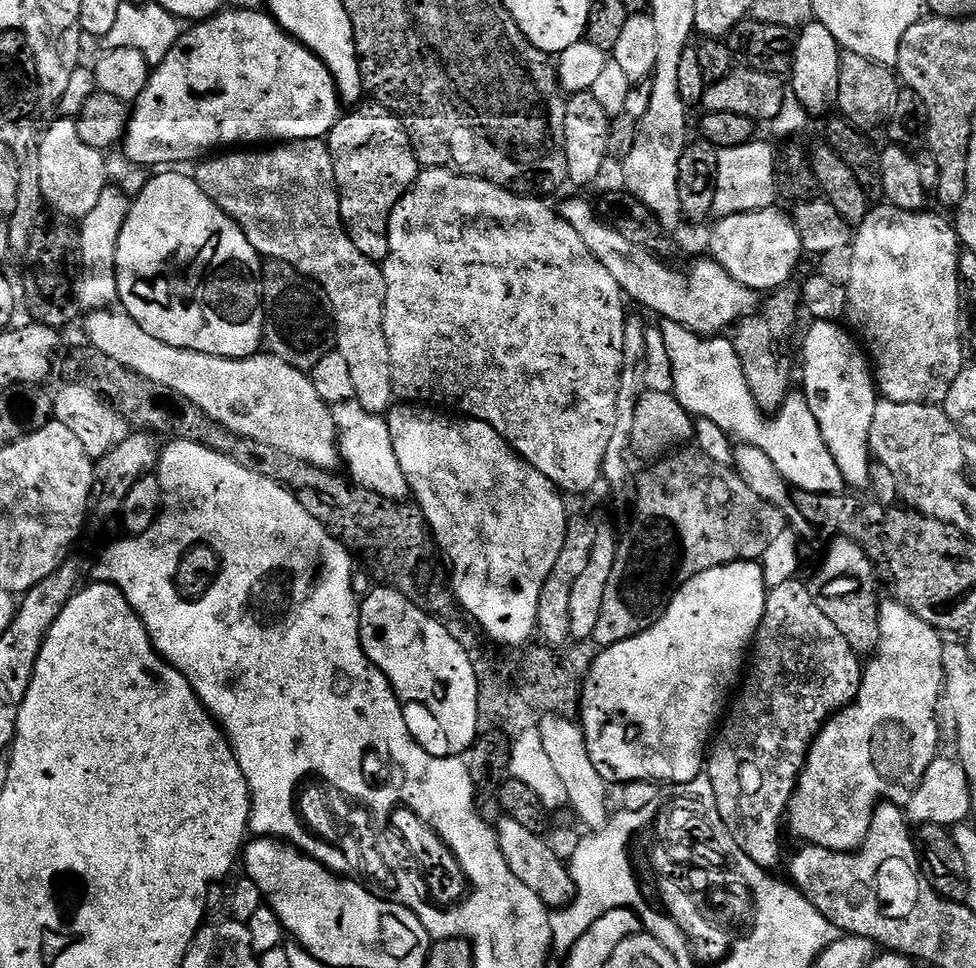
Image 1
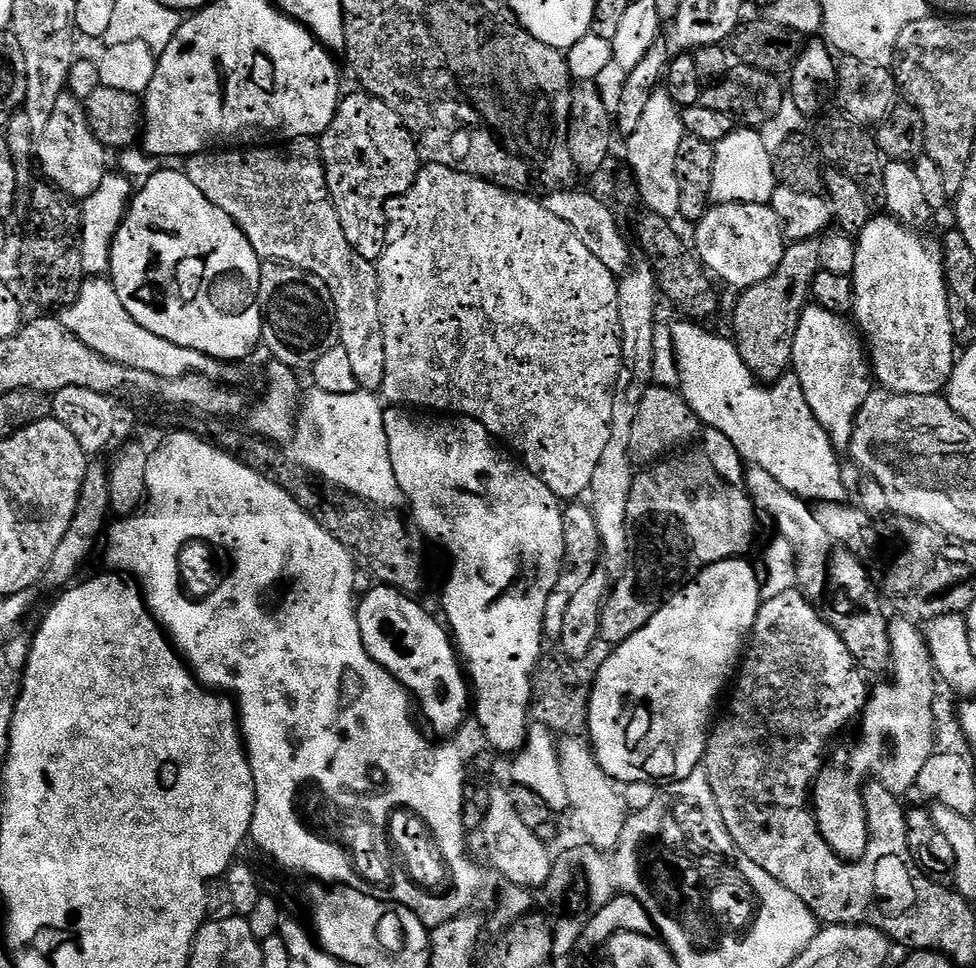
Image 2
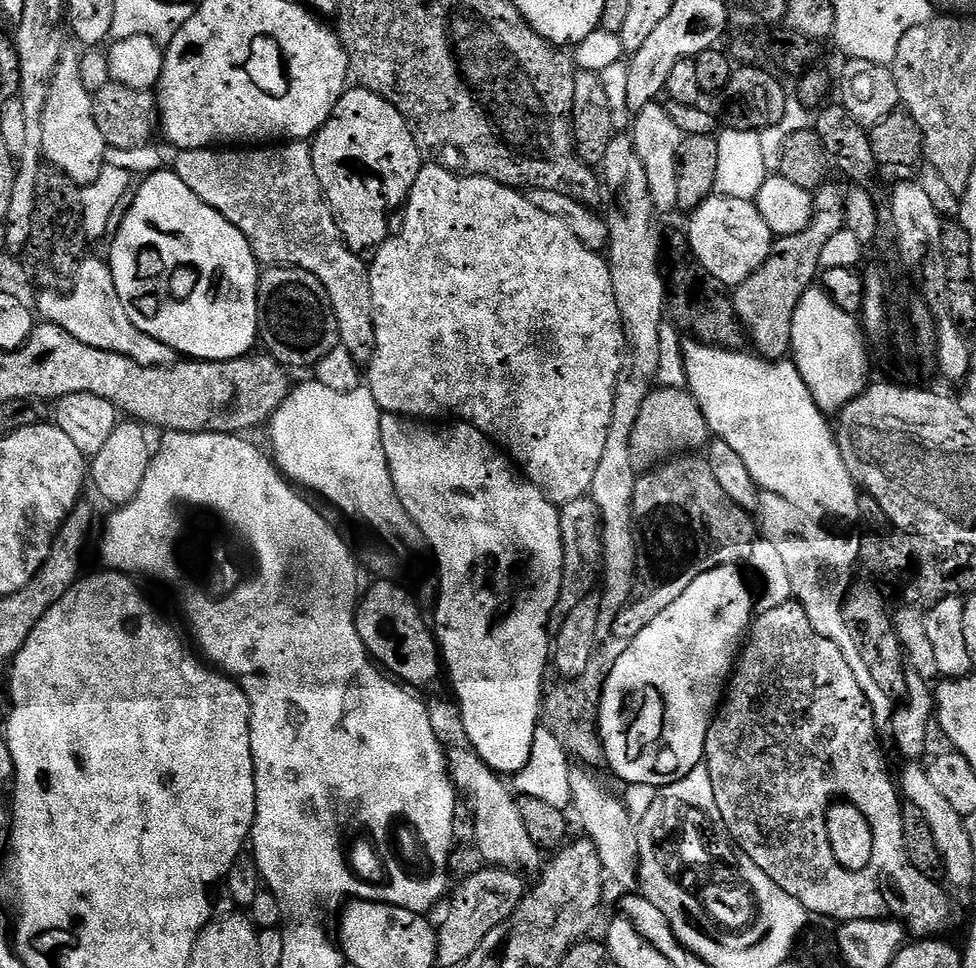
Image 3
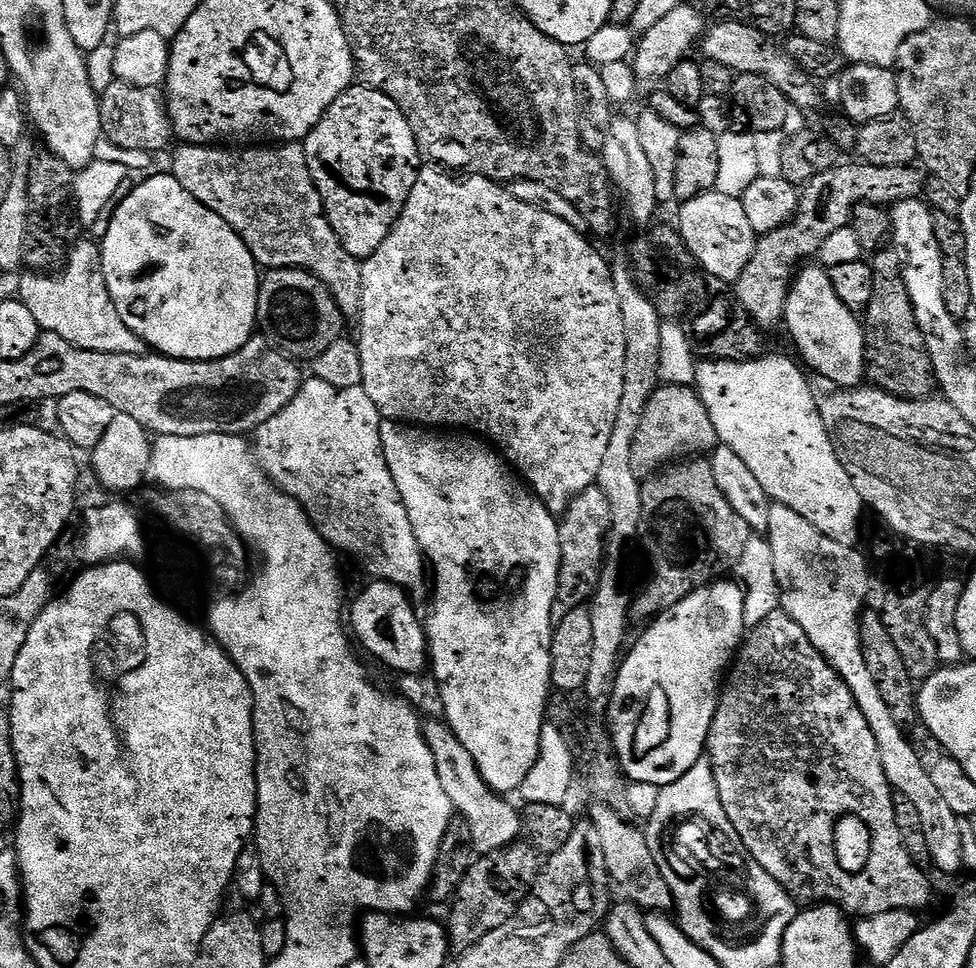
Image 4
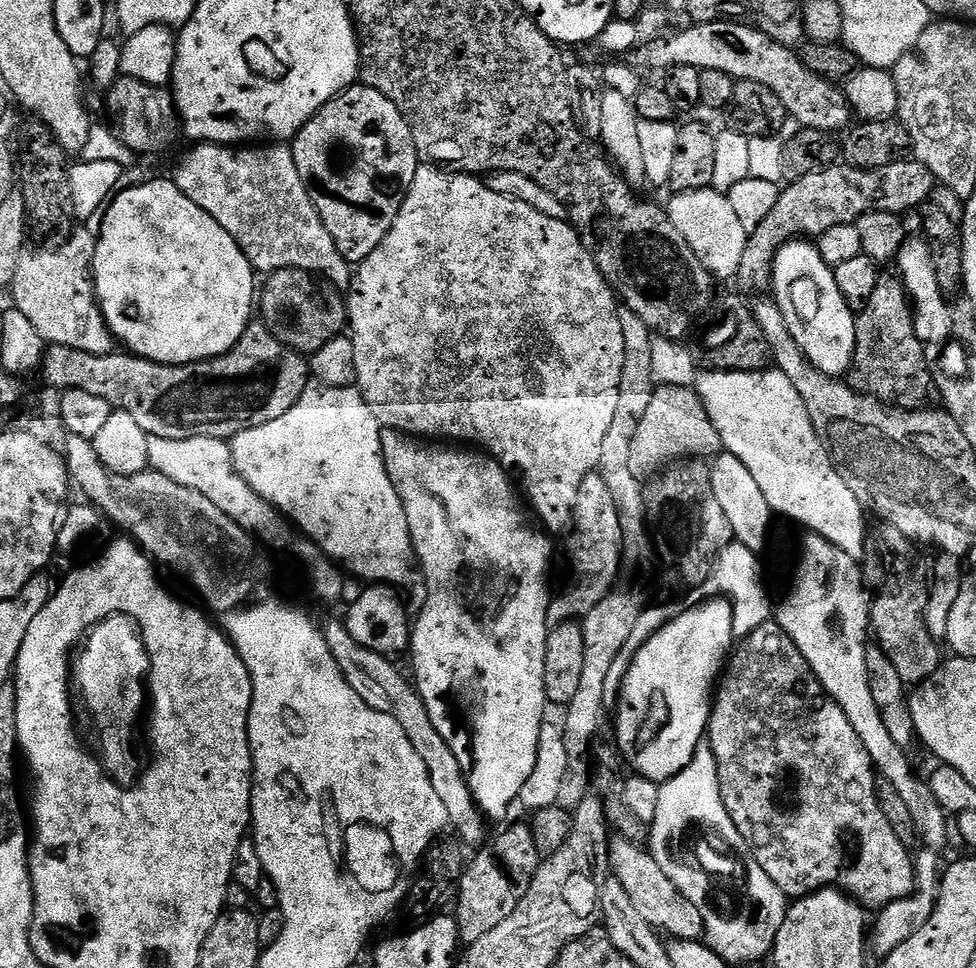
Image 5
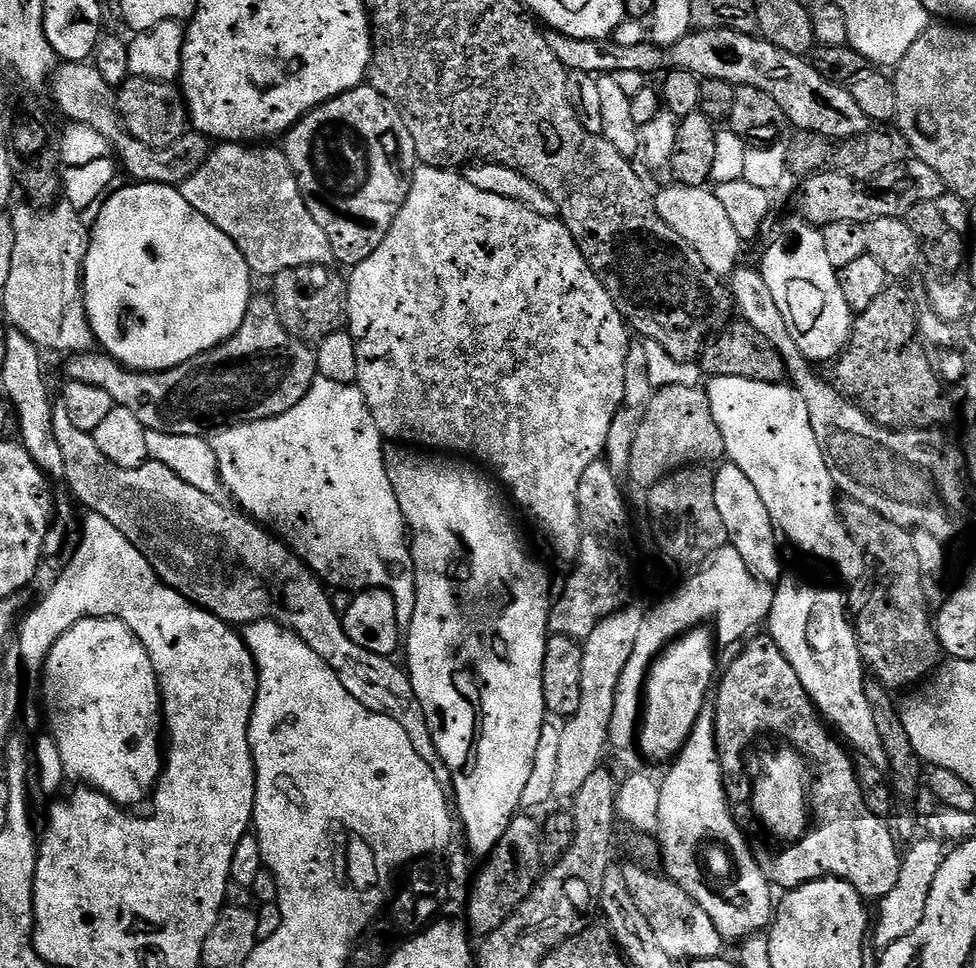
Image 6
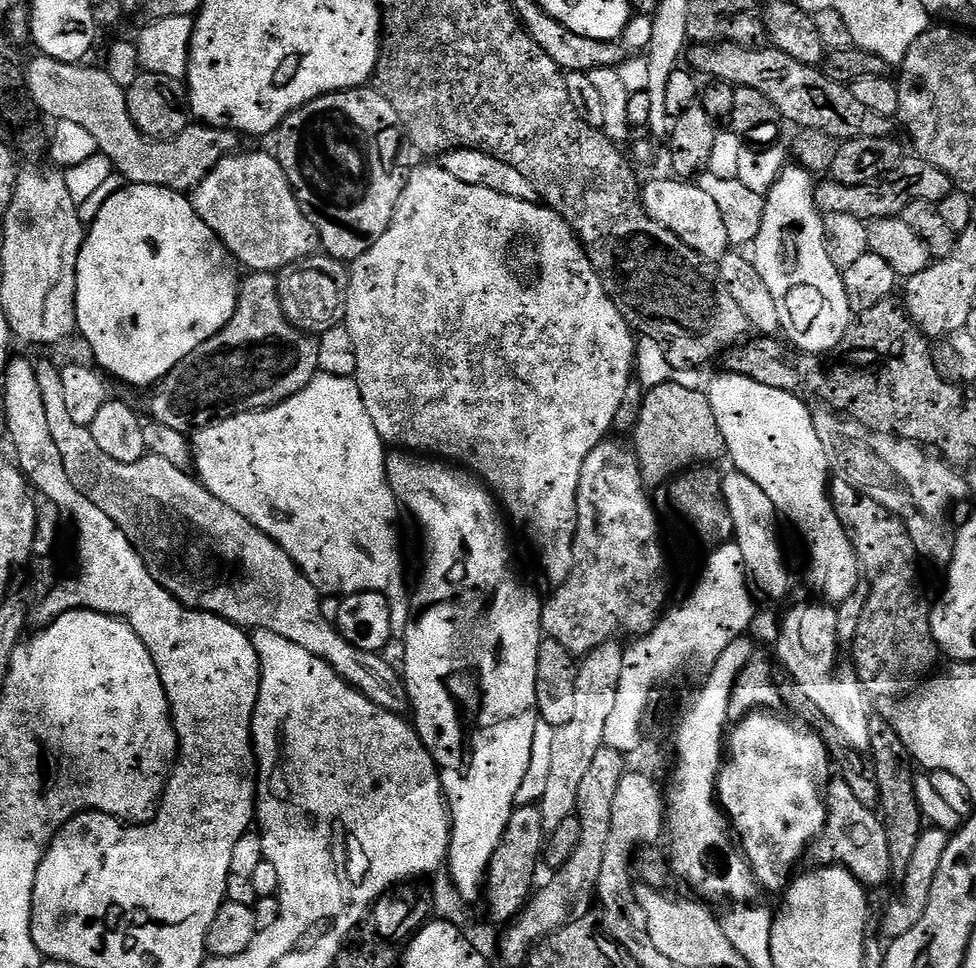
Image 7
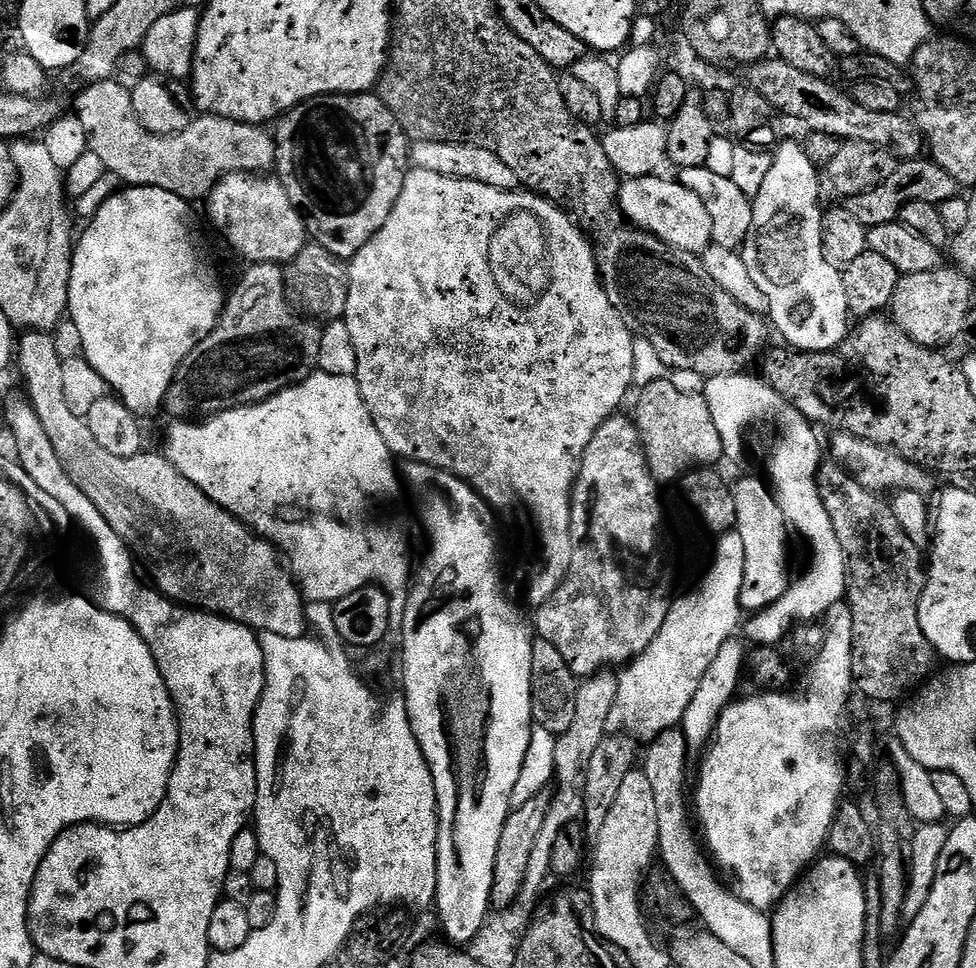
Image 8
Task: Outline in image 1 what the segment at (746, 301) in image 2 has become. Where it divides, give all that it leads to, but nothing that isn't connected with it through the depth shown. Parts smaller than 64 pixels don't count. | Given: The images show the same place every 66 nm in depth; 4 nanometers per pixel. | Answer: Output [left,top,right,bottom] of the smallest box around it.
[730,286,801,414]

